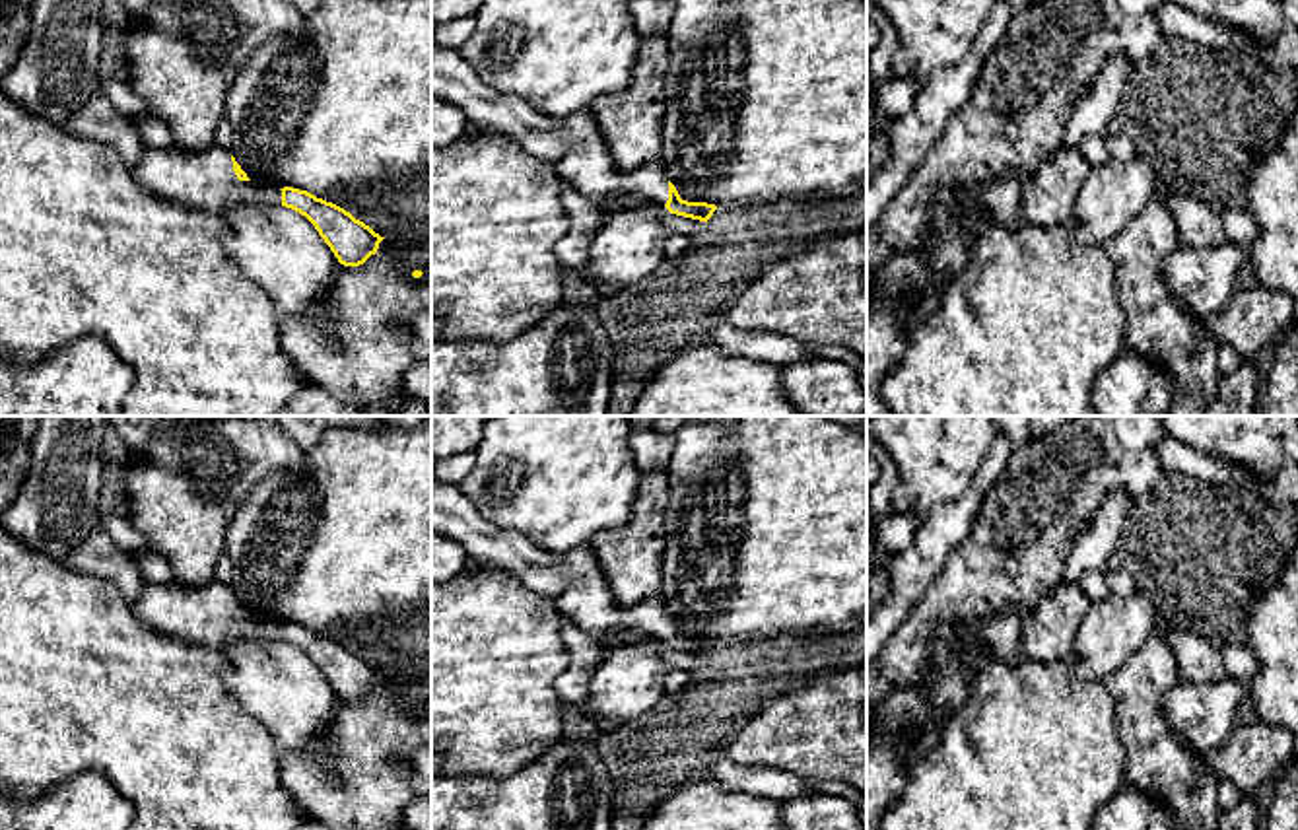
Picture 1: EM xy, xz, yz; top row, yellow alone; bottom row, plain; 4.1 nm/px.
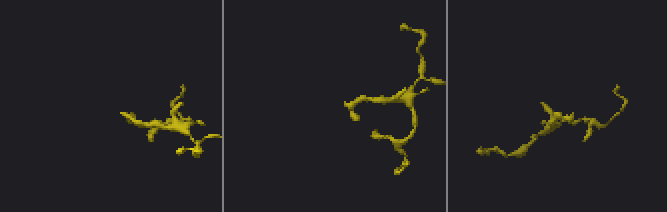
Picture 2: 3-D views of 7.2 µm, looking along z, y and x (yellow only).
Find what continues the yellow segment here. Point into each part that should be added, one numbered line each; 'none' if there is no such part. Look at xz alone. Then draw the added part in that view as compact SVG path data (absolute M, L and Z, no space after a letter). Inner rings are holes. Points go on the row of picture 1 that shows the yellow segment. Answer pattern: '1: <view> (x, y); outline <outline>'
1: xz (576, 146); outline M431 41L431 97L455 105L472 126L507 134L527 154L550 161L577 192L598 204L608 198L668 200L663 156L622 171L589 113L546 117L532 105L484 84L459 51Z

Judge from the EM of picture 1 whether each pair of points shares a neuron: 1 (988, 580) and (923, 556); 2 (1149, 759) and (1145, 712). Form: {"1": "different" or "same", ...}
{"1": "different", "2": "same"}

